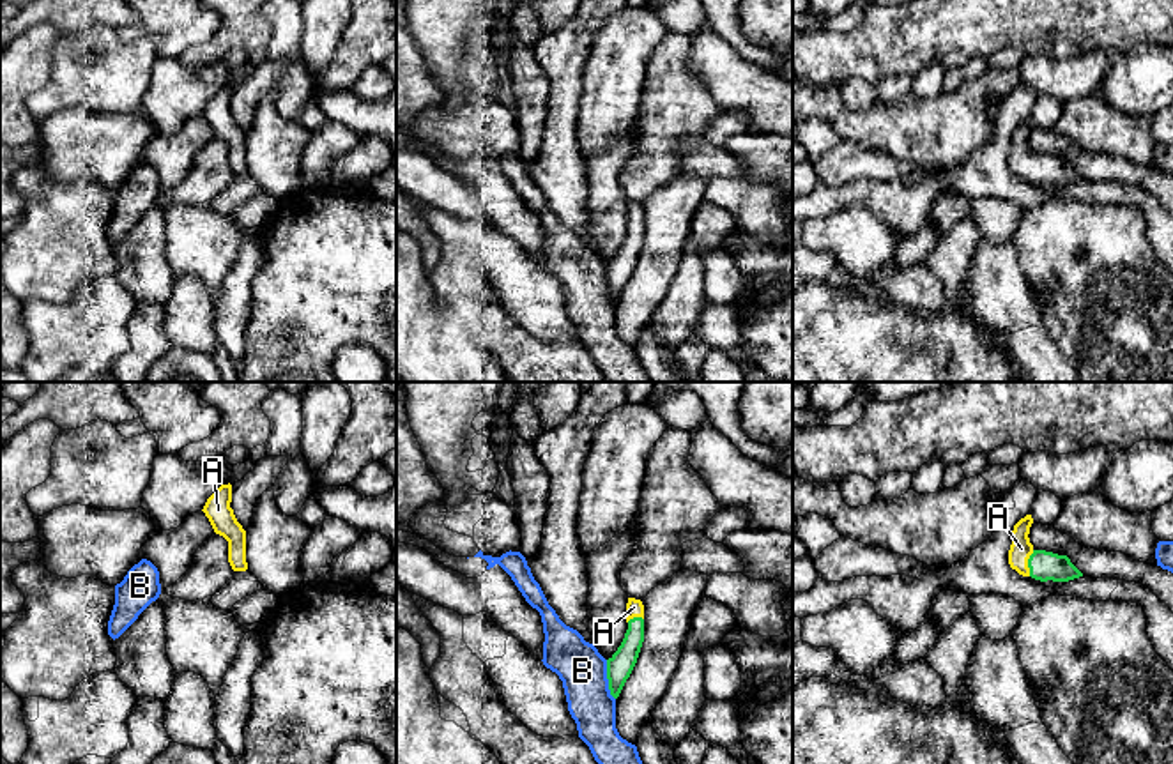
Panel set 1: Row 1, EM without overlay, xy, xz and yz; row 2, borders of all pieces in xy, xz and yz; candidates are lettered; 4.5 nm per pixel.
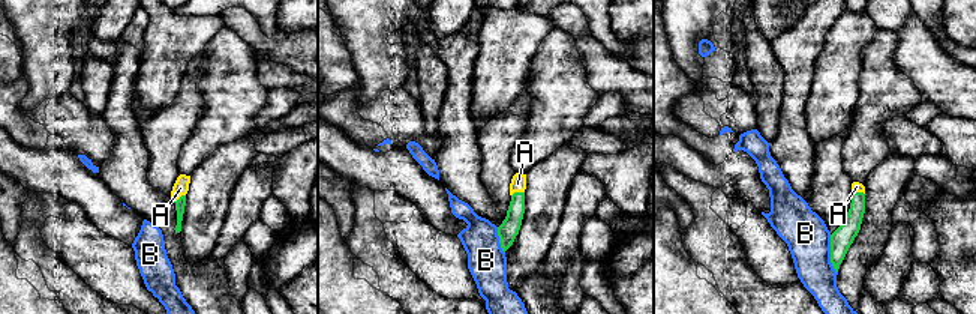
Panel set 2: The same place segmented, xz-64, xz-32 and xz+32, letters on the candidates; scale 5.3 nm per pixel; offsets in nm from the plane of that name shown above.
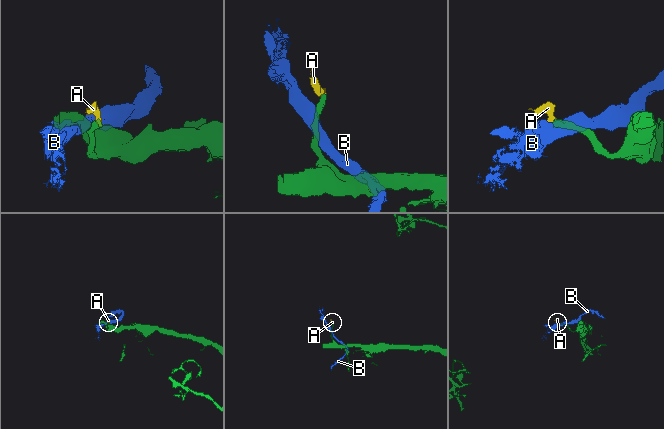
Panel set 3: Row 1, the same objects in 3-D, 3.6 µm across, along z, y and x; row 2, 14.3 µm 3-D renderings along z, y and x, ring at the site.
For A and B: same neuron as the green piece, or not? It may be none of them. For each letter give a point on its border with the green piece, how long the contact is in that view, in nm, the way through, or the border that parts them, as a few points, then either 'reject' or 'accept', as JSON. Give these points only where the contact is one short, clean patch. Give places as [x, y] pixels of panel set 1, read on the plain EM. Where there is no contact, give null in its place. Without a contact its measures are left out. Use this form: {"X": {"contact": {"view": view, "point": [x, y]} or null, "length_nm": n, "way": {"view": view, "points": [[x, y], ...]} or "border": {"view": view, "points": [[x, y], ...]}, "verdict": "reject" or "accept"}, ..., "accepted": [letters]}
{"A": {"contact": {"view": "yz", "point": [1028, 167]}, "length_nm": 120, "way": {"view": "yz", "points": [[1042, 168], [1028, 167], [1021, 160], [1021, 152]]}, "verdict": "accept"}, "B": {"contact": {"view": "xz", "point": [607, 282]}, "length_nm": 190, "border": {"view": "xz", "points": [[605, 264], [607, 292], [614, 303]]}, "verdict": "reject"}, "accepted": ["A"]}

